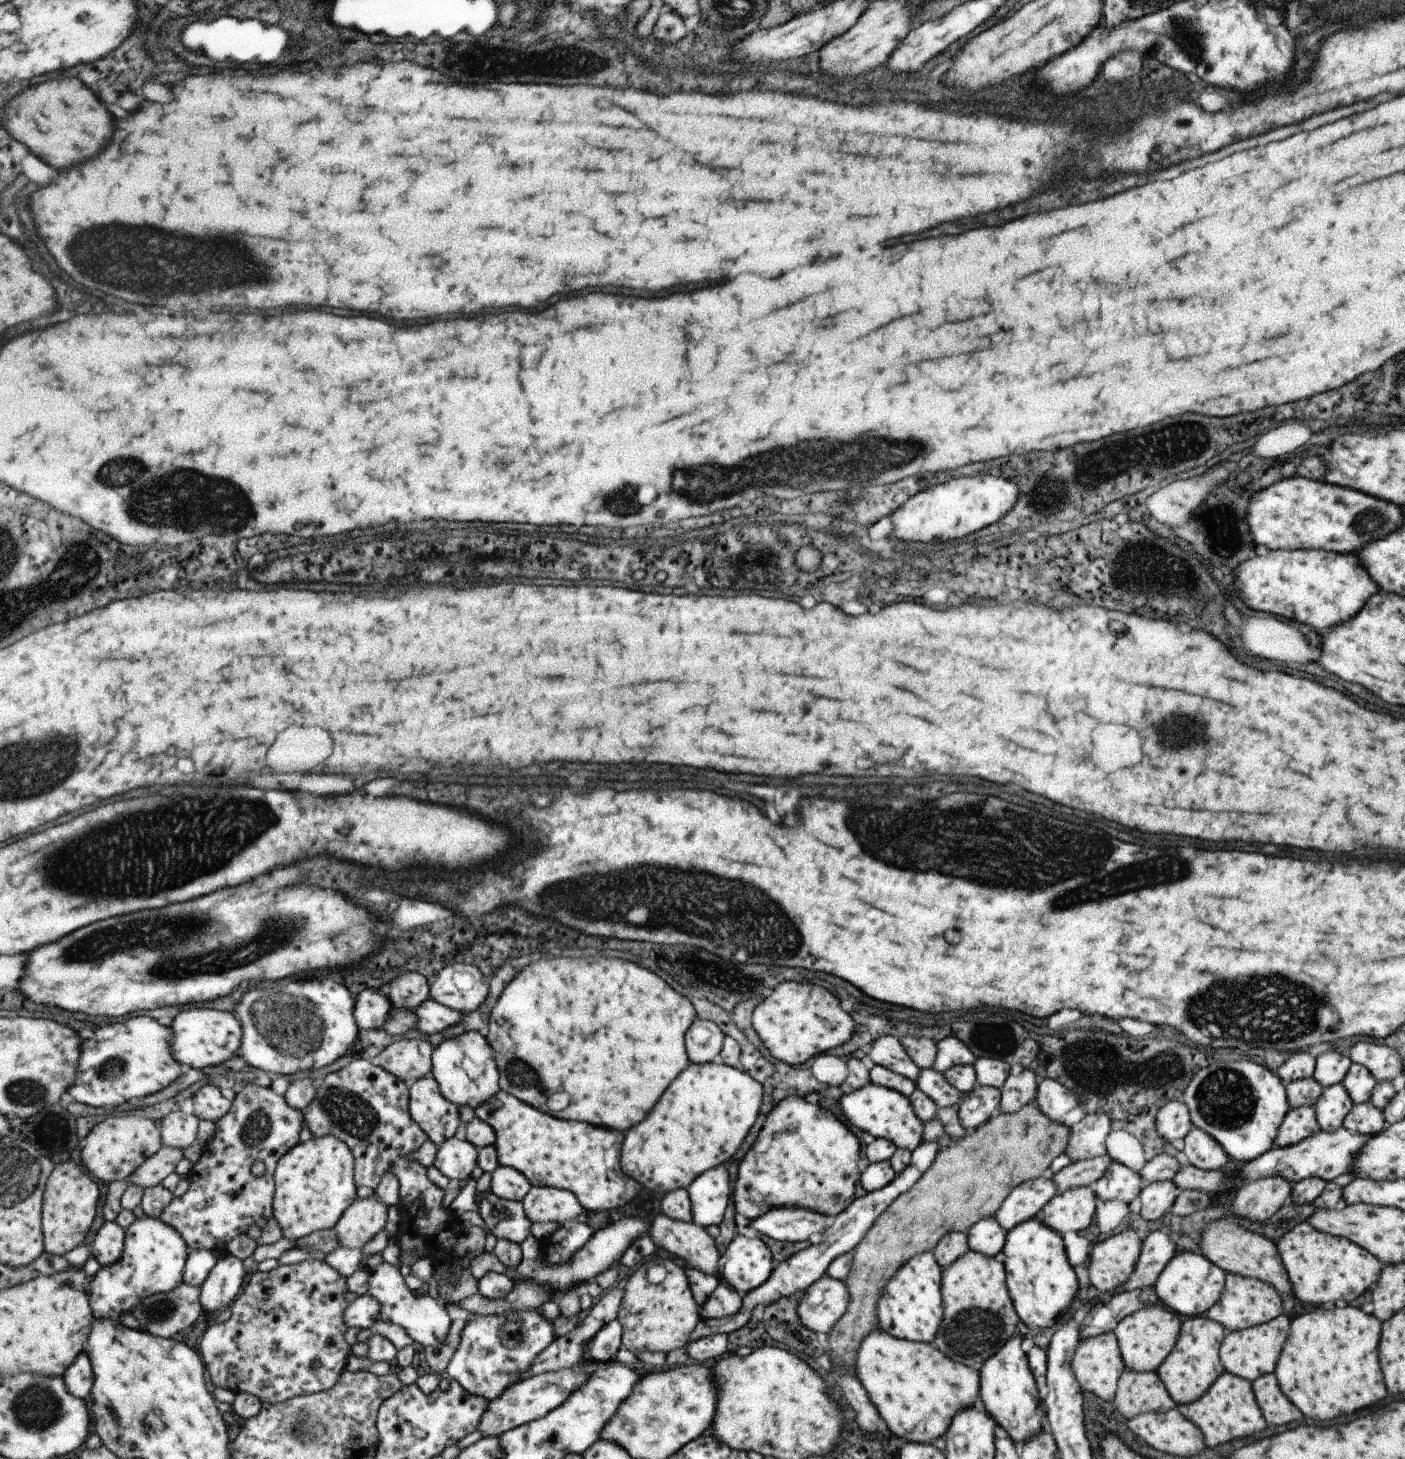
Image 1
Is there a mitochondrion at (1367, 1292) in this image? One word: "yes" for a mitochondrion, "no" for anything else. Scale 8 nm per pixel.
no

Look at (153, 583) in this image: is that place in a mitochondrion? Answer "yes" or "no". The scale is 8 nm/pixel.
no

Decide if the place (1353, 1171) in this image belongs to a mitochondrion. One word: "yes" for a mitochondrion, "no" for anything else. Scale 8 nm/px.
no

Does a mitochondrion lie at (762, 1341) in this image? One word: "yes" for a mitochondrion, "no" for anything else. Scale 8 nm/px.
no

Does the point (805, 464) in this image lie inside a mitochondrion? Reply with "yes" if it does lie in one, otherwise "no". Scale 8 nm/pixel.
yes

